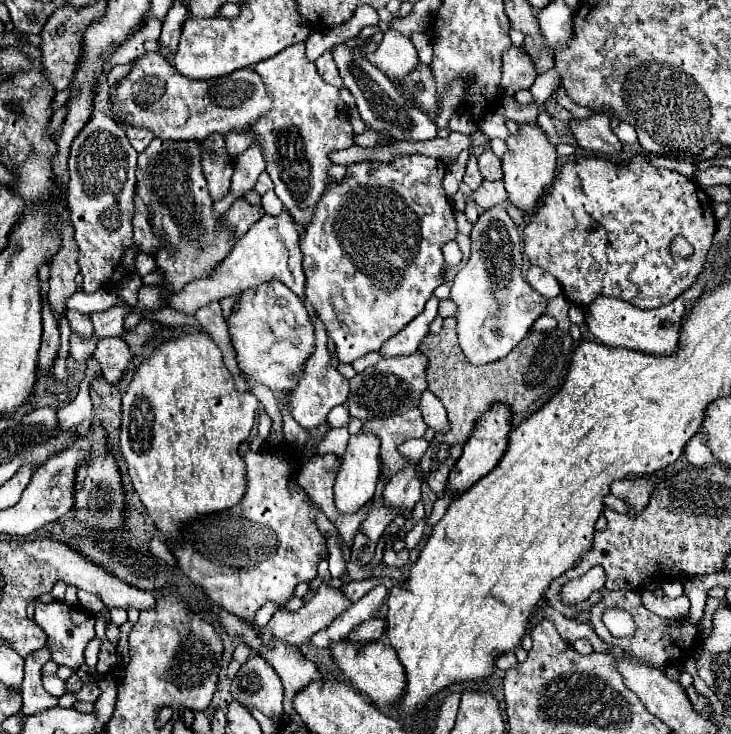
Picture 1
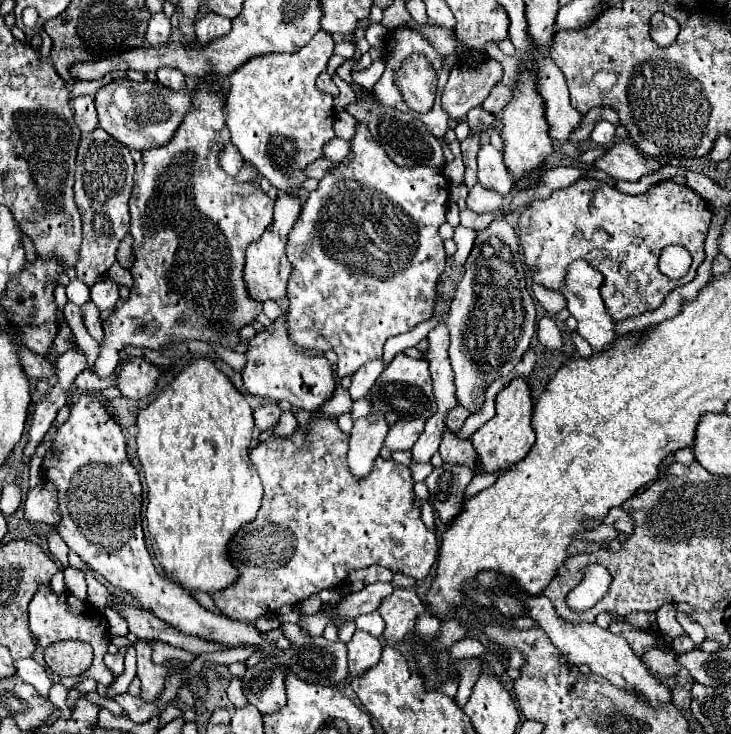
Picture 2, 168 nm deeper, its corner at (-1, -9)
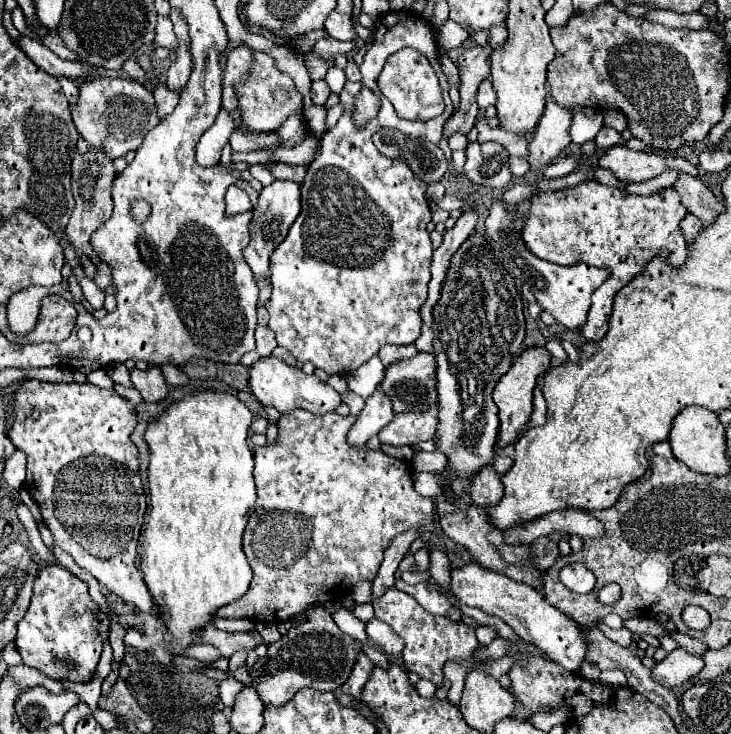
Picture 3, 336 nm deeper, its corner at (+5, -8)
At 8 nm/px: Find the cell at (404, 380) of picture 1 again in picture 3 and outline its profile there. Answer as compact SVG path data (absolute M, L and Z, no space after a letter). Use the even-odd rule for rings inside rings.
M418 352L414 358L394 362L386 368L386 376L380 382L384 394L392 400L396 412L428 412L438 404L436 394L436 364L434 356Z

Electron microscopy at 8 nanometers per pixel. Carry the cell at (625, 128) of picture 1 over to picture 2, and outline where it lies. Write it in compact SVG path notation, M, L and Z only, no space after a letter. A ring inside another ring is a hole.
M598 121L590 133L590 141L594 141L596 145L610 145L614 139L614 125L608 121Z

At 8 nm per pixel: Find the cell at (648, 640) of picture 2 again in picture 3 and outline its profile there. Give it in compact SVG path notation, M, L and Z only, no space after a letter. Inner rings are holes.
M598 622L598 628L602 630L602 634L606 638L610 638L612 642L620 644L620 646L630 646L632 644L632 632L628 628L620 628L620 630L614 630L610 626L606 626L604 622Z

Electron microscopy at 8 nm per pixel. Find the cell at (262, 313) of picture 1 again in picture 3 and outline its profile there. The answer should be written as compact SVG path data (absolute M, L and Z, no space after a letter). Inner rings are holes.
M266 356L256 360L250 368L248 388L254 394L254 398L264 406L274 406L280 412L290 412L296 408L304 408L308 412L326 414L330 410L336 410L336 406L342 402L340 394L330 388L320 376L316 374L304 374L300 368L286 364L284 360L278 360L276 356Z

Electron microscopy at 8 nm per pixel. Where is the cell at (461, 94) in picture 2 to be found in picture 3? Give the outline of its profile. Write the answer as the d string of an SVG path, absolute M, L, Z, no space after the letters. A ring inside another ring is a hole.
M506 24L494 26L494 28L488 32L488 44L490 44L492 52L494 52L498 46L502 46L504 40L506 40Z

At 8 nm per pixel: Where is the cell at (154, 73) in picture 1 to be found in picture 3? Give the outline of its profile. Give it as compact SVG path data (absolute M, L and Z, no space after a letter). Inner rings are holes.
M106 76L88 80L80 86L80 100L72 110L72 118L80 136L90 146L102 148L110 158L122 158L128 152L136 150L142 144L144 134L160 122L154 96L148 88L136 80Z

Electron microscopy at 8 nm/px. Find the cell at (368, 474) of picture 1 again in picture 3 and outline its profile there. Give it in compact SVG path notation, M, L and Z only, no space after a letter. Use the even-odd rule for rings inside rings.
M376 390L370 400L366 400L364 410L358 414L354 426L348 432L348 444L352 448L366 448L366 442L376 436L384 426L388 426L394 418L394 410L390 398Z

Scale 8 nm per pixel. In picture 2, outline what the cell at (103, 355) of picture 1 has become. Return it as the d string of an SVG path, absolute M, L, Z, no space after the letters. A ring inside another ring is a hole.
M130 357L128 363L122 365L116 387L122 391L124 397L144 399L154 391L156 381L158 381L160 375L162 375L160 369L154 367L152 363L148 363L144 359Z

